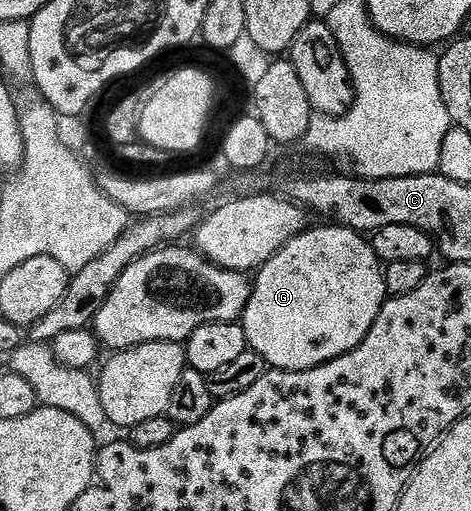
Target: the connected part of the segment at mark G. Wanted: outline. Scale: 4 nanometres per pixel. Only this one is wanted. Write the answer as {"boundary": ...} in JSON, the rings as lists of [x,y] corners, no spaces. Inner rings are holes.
{"boundary":[[[314,226],[296,235],[259,268],[252,280],[253,292],[243,316],[247,341],[270,368],[278,371],[306,371],[354,351],[371,333],[371,325],[375,325],[389,295],[383,264],[372,242],[350,227],[325,226],[329,227]]]}

